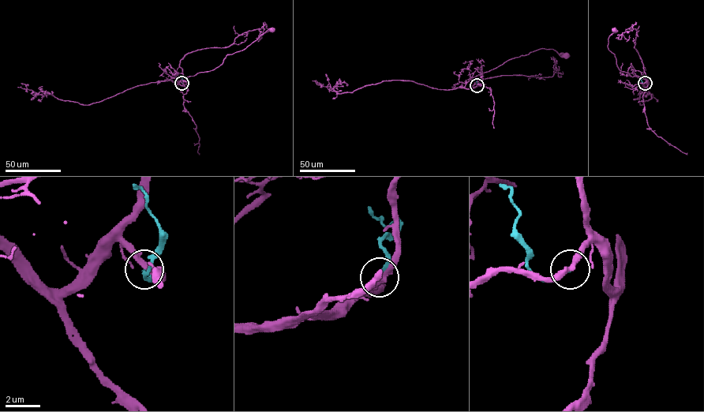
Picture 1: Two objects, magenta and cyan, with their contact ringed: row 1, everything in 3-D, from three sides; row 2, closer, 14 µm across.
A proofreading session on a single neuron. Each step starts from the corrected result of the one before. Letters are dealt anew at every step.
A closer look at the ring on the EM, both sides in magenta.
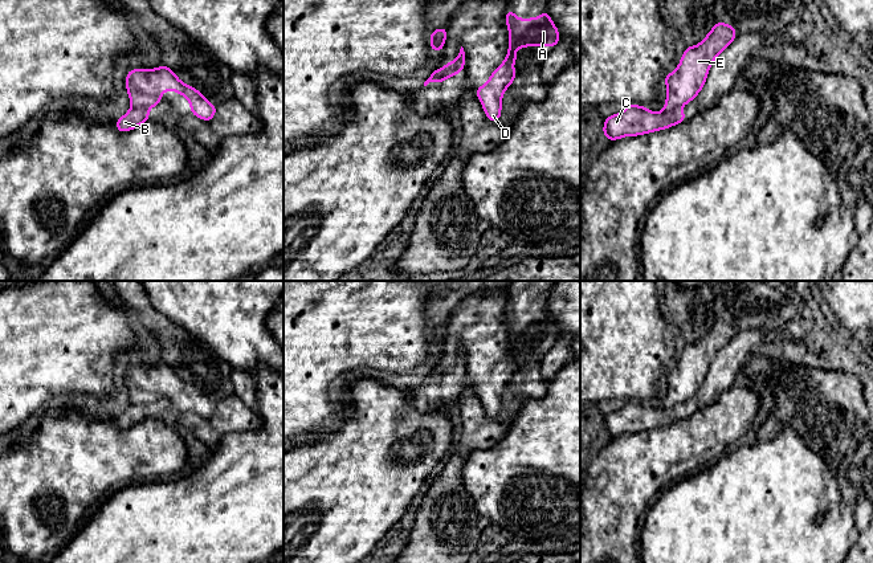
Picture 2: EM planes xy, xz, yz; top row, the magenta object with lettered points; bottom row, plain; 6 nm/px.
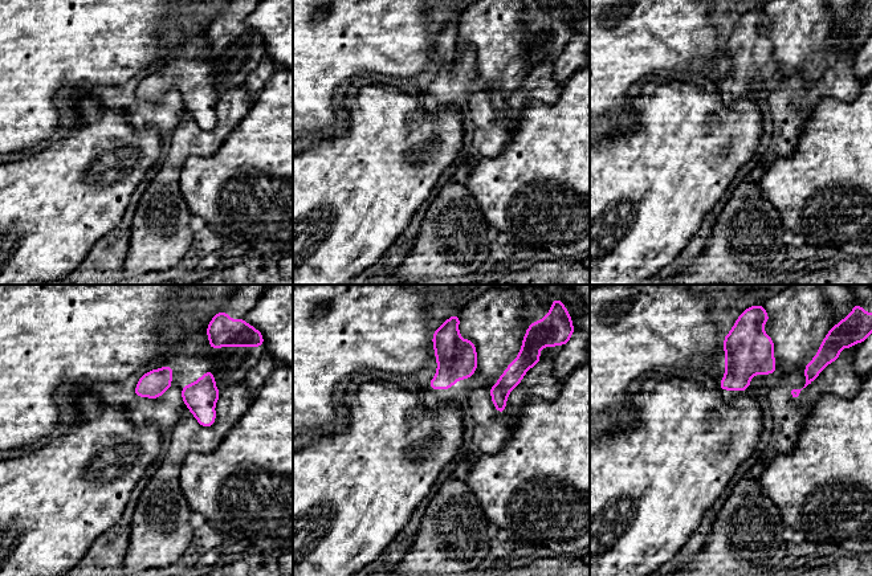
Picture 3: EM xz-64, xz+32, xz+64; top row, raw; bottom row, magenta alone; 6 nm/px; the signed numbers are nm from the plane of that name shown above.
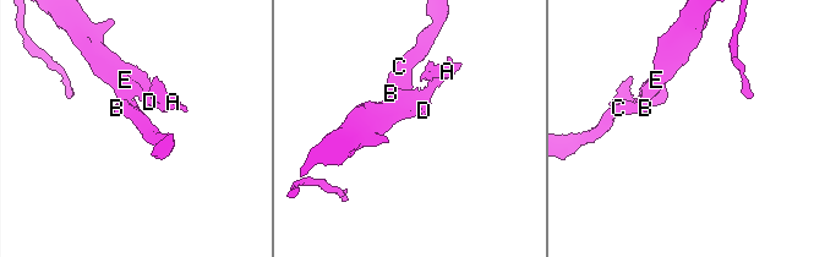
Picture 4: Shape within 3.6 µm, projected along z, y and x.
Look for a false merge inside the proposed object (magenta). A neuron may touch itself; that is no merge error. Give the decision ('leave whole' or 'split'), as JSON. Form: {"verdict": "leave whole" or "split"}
{"verdict": "split"}

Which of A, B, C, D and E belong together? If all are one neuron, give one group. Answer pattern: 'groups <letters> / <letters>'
groups A D E / B C

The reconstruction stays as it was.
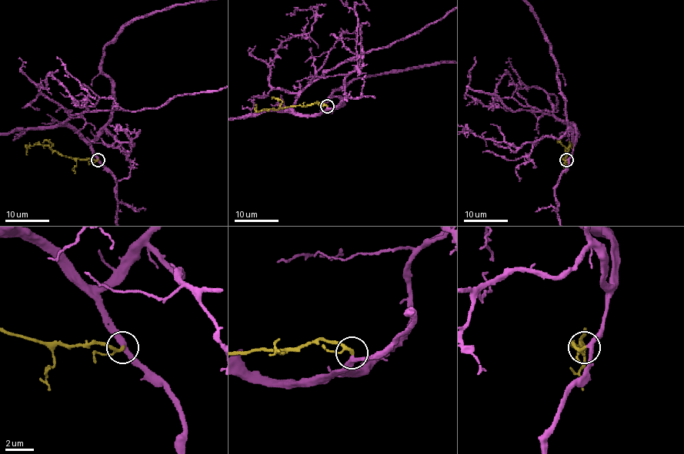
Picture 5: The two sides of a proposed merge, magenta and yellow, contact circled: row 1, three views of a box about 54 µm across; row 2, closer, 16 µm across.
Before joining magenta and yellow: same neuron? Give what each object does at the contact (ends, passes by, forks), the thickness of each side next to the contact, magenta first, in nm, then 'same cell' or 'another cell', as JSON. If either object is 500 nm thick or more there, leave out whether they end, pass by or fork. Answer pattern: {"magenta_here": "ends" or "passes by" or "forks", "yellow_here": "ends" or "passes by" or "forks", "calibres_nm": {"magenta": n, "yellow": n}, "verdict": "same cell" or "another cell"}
{"magenta_here": "passes by", "yellow_here": "passes by", "calibres_nm": {"magenta": 320, "yellow": 180}, "verdict": "same cell"}

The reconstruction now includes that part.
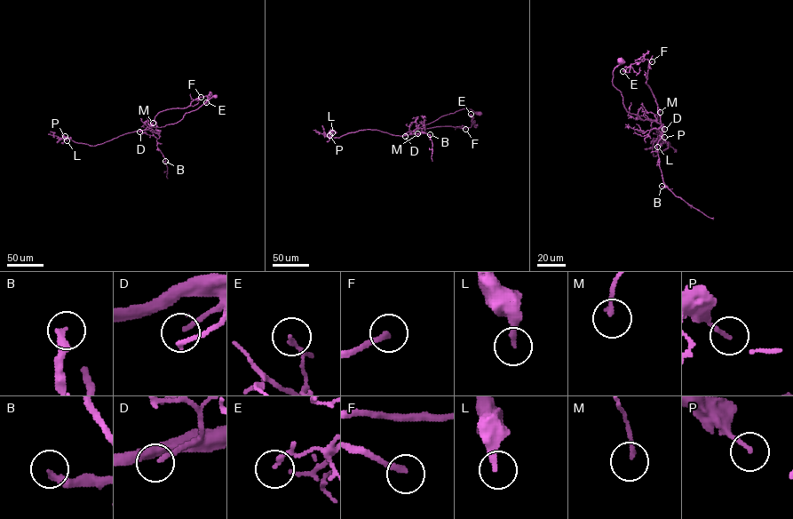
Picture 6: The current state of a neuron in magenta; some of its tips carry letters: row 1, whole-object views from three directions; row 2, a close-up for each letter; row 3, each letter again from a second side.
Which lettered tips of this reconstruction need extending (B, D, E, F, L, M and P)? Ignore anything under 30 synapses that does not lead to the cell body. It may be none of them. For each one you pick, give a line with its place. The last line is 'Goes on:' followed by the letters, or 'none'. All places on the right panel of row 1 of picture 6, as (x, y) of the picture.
D: place (664, 129)
F: place (652, 61)
Goes on: D, F

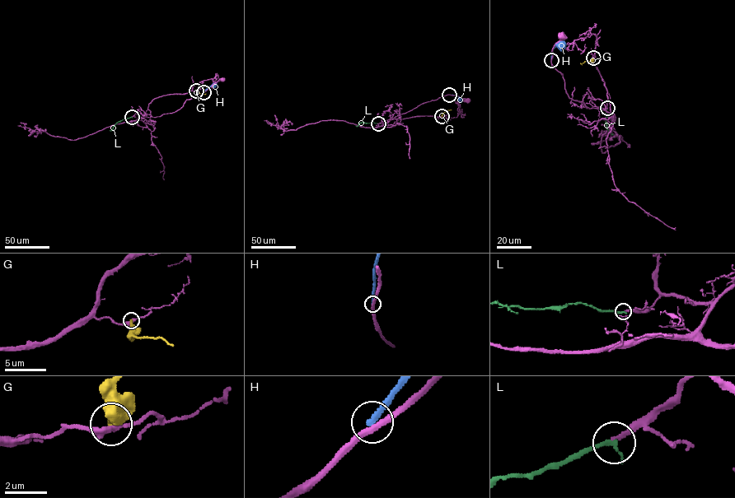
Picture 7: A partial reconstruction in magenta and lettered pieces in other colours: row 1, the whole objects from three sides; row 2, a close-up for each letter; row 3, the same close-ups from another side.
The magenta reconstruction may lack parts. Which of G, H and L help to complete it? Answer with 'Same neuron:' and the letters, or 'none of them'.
Same neuron: L

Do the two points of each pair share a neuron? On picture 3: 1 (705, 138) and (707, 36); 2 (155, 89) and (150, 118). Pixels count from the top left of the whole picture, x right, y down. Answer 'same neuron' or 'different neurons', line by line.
1: different neurons
2: different neurons

